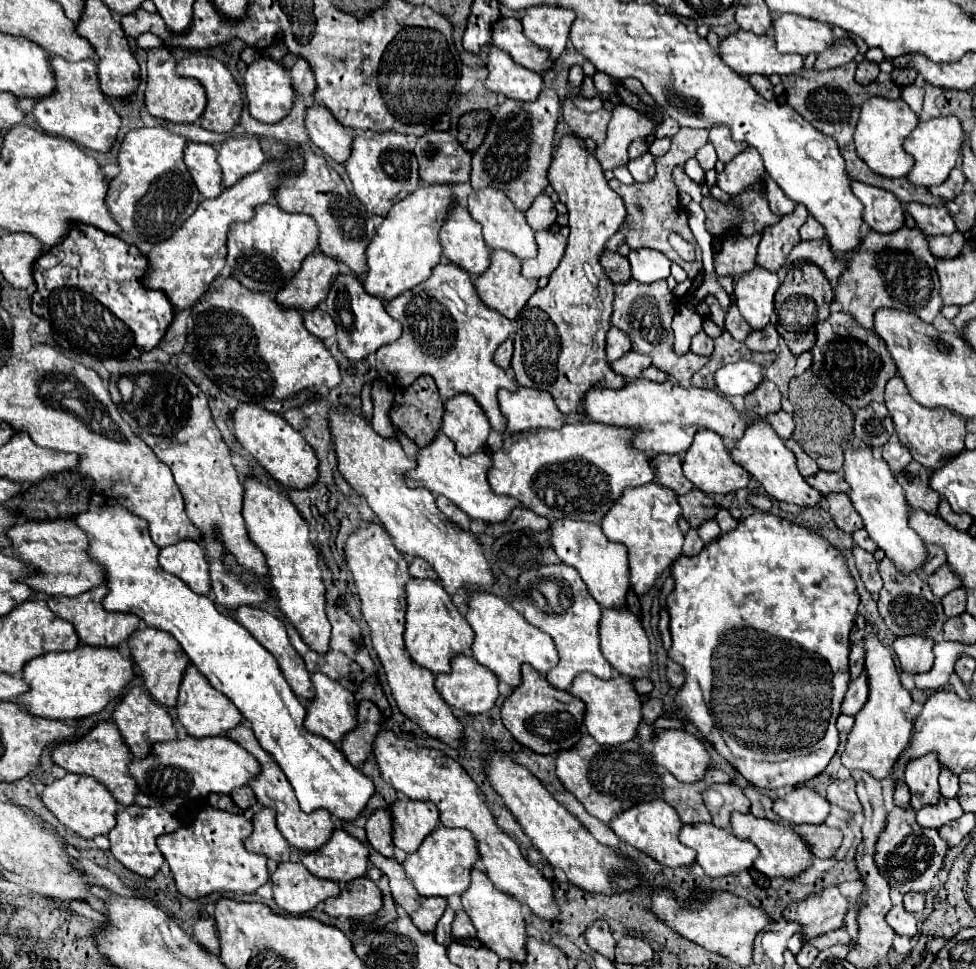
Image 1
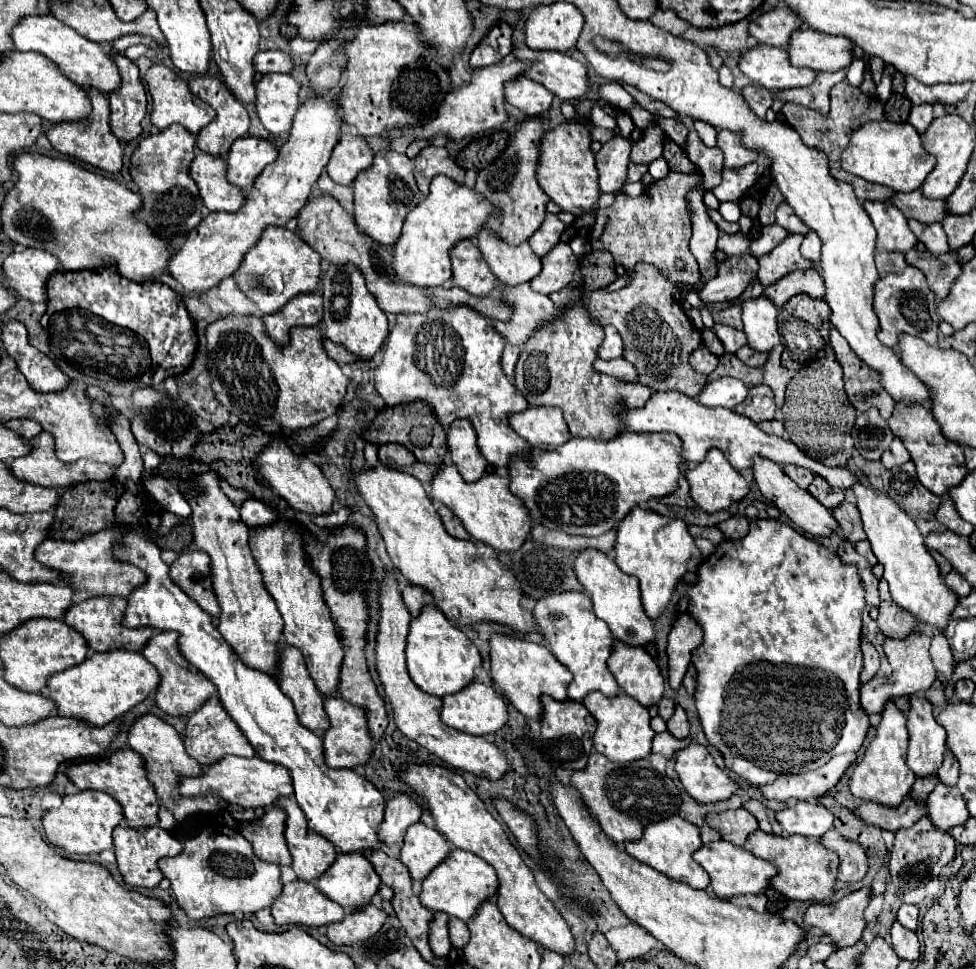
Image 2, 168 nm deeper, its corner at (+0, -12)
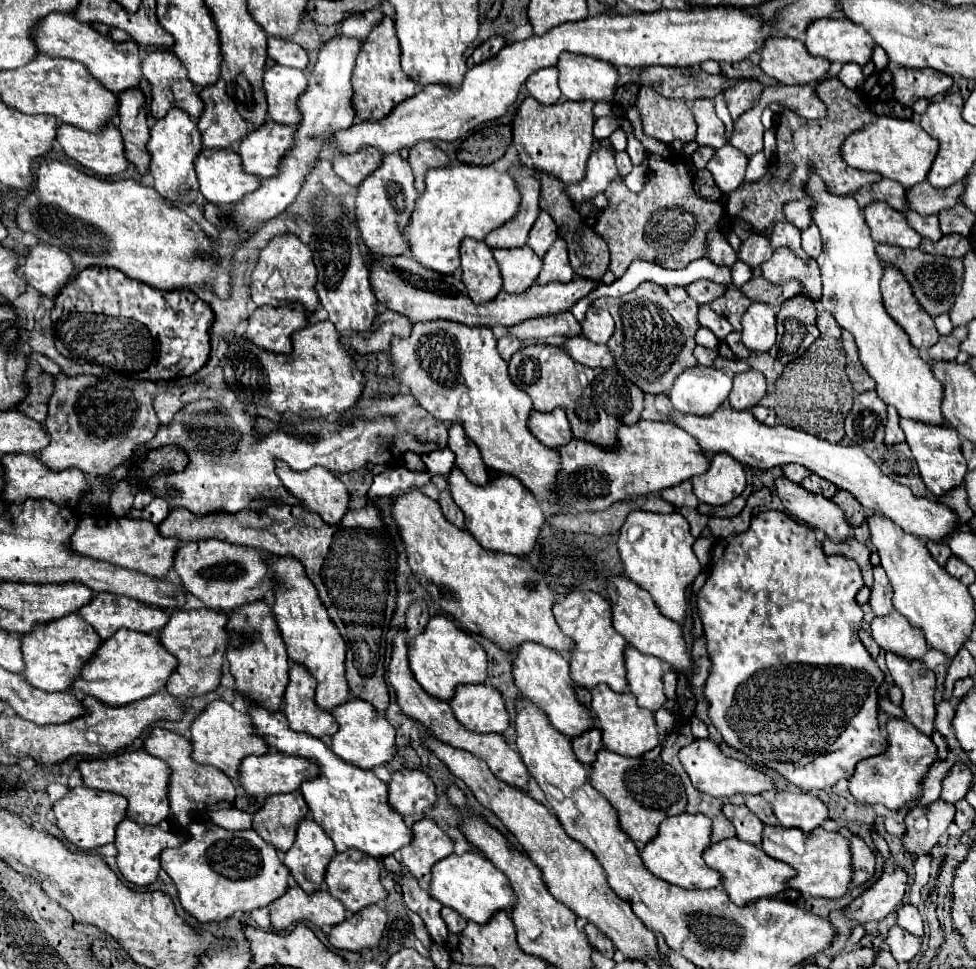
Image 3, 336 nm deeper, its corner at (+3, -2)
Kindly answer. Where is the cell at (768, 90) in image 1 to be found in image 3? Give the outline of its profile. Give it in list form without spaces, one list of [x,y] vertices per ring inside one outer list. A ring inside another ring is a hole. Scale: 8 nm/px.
[[[744,78],[744,80],[738,80],[736,84],[732,84],[724,92],[732,118],[736,120],[740,114],[744,114],[752,106],[756,106],[758,100],[760,100],[762,90],[764,90],[764,84],[758,82],[758,80],[752,80],[752,78]]]

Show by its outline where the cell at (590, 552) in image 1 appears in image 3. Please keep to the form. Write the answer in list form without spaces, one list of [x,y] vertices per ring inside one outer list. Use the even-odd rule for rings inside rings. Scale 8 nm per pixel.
[[[612,578],[612,586],[608,586],[606,592],[612,610],[612,624],[626,638],[630,646],[668,662],[676,670],[692,670],[692,660],[690,654],[686,652],[680,626],[658,612],[652,596],[644,592],[644,588],[640,588],[630,578]]]

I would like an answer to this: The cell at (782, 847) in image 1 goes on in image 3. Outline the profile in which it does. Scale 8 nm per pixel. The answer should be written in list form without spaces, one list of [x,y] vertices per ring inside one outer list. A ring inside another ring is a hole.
[[[764,826],[762,850],[772,858],[790,864],[796,870],[796,876],[792,876],[788,880],[788,886],[802,894],[808,894],[814,898],[840,898],[848,890],[850,876],[852,876],[850,850],[848,850],[848,840],[842,838],[838,832],[828,832],[824,828],[816,828],[814,832],[810,832],[806,836],[804,852],[796,854],[794,850],[790,850],[788,846],[778,842],[778,832],[774,826]]]

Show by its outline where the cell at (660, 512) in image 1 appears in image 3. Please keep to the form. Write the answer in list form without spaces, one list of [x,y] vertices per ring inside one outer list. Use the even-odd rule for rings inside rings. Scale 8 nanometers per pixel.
[[[632,510],[620,528],[618,554],[622,558],[626,576],[640,584],[654,598],[660,614],[674,622],[686,618],[686,588],[700,574],[700,562],[692,550],[694,538],[688,522],[680,512],[656,514],[646,510]]]

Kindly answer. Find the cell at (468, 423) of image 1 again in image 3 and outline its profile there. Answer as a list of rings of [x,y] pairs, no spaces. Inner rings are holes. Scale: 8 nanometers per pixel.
[[[460,424],[450,426],[448,448],[456,454],[456,466],[468,476],[470,482],[474,482],[474,484],[486,484],[488,482],[488,470],[486,470],[486,464],[482,462],[480,450],[466,436],[466,432]]]

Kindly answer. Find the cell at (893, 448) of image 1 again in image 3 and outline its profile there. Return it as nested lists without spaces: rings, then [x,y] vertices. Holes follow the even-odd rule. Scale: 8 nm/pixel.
[[[888,406],[888,424],[886,424],[886,444],[898,444],[904,440],[904,432],[898,424],[898,412],[894,406]]]

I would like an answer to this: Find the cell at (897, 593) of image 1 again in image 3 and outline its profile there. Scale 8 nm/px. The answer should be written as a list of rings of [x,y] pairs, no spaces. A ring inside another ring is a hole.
[[[882,566],[874,568],[874,586],[872,586],[872,596],[870,596],[870,606],[876,616],[888,616],[894,610],[892,588]]]

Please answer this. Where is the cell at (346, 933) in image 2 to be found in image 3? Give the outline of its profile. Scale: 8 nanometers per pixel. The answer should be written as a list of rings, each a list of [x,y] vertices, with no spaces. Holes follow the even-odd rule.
[[[376,904],[360,914],[350,914],[344,922],[332,926],[328,936],[330,944],[340,950],[360,952],[362,948],[374,948],[380,944],[386,926],[386,912]]]

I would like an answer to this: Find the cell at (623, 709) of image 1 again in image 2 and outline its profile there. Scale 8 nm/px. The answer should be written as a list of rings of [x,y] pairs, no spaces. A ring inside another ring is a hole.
[[[591,692],[583,700],[583,704],[587,706],[587,710],[597,720],[597,732],[595,732],[595,738],[593,738],[593,742],[595,742],[593,746],[595,746],[597,752],[607,756],[609,760],[615,760],[617,764],[641,760],[641,758],[651,754],[651,740],[655,736],[655,732],[649,726],[651,716],[649,716],[647,708],[637,704],[637,700],[633,700],[627,694],[619,694],[615,698],[607,698],[601,692]]]

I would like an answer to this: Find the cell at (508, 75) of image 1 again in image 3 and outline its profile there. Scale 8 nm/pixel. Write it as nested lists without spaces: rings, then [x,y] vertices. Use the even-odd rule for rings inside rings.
[[[544,68],[532,74],[524,84],[528,96],[536,98],[540,104],[554,104],[562,94],[558,90],[558,72],[556,68]]]

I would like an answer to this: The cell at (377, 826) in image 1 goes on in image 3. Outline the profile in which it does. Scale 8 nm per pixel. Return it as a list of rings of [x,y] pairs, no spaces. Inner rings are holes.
[[[422,770],[394,772],[388,782],[388,804],[402,816],[422,814],[436,802],[434,782]]]

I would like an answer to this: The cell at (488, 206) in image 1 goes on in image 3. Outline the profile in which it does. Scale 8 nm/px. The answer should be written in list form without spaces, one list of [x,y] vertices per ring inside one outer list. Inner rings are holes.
[[[518,246],[512,250],[494,250],[492,252],[500,274],[502,274],[502,288],[506,292],[524,292],[536,280],[542,260],[534,254],[530,246]]]

